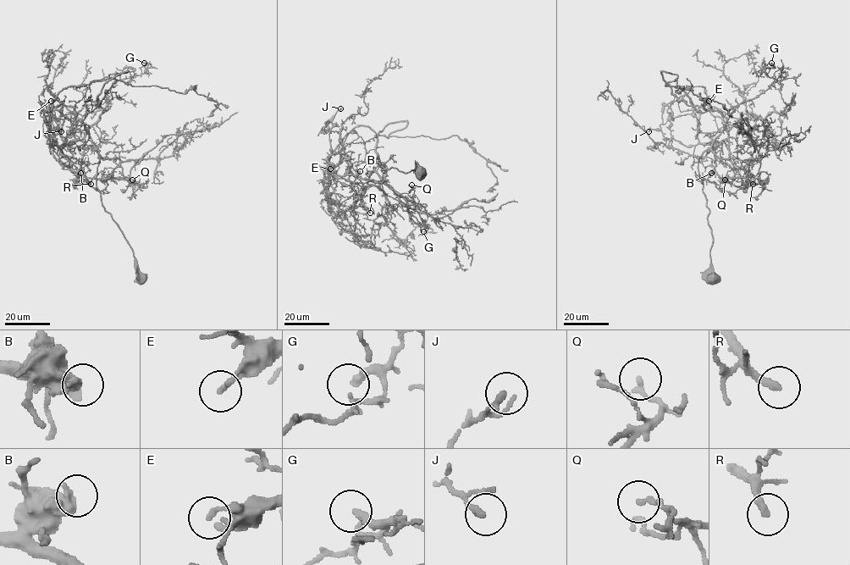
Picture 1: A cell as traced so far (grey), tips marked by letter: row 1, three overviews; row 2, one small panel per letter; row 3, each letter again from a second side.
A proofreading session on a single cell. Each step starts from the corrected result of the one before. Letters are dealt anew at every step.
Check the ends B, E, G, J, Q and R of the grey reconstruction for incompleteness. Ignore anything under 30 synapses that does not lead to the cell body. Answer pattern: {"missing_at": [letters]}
{"missing_at": ["R"]}

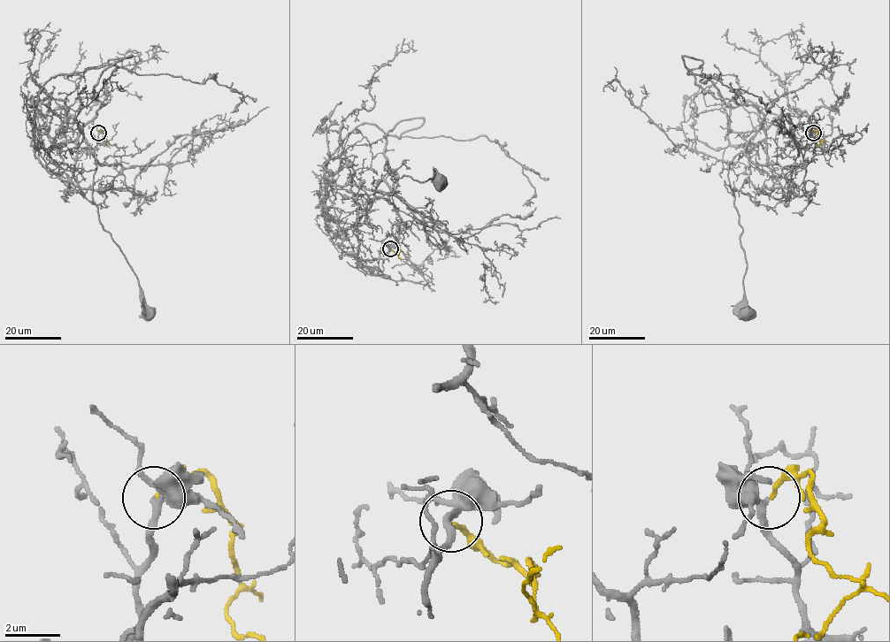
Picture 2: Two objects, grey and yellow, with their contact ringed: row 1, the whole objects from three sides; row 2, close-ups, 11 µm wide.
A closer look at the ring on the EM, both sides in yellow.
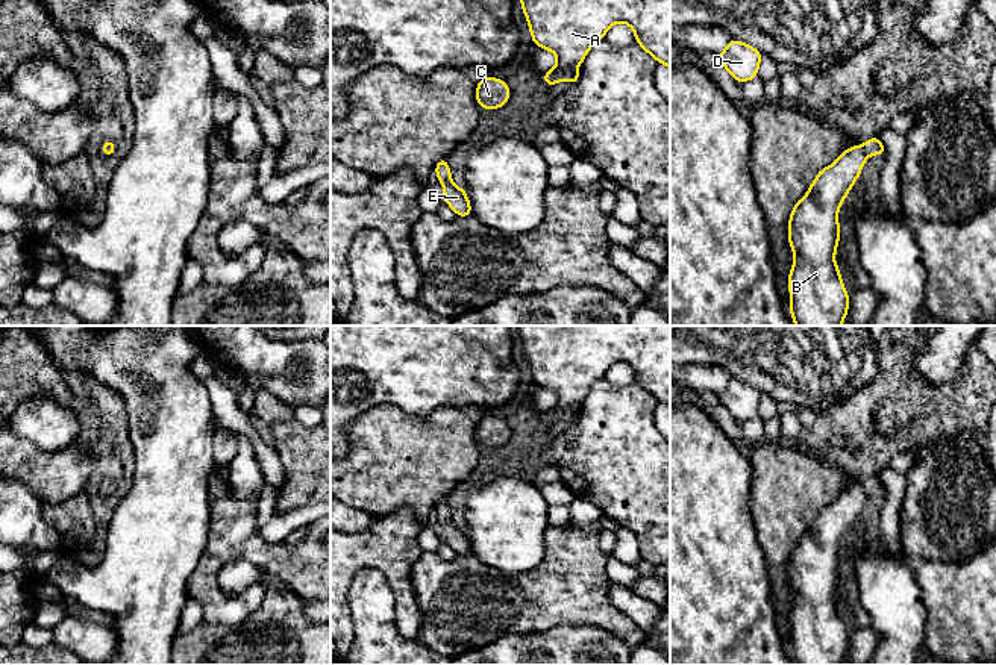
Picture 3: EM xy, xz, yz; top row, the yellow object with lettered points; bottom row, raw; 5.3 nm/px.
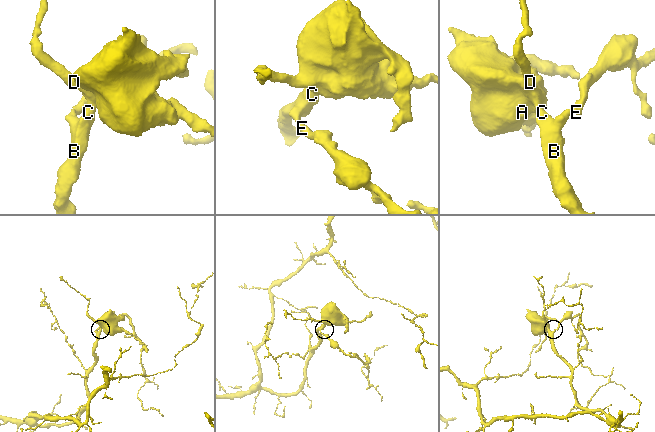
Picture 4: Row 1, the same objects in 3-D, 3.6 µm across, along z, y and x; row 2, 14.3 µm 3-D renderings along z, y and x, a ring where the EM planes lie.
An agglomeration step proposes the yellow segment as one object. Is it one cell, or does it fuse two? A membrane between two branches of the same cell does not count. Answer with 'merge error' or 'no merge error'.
no merge error

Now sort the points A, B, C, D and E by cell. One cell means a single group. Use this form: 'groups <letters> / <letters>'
groups A B C D E

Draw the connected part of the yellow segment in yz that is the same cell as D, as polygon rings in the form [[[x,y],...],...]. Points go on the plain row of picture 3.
[[[732,377],[717,398],[735,421],[744,423],[758,415],[761,394],[763,392],[752,385]]]

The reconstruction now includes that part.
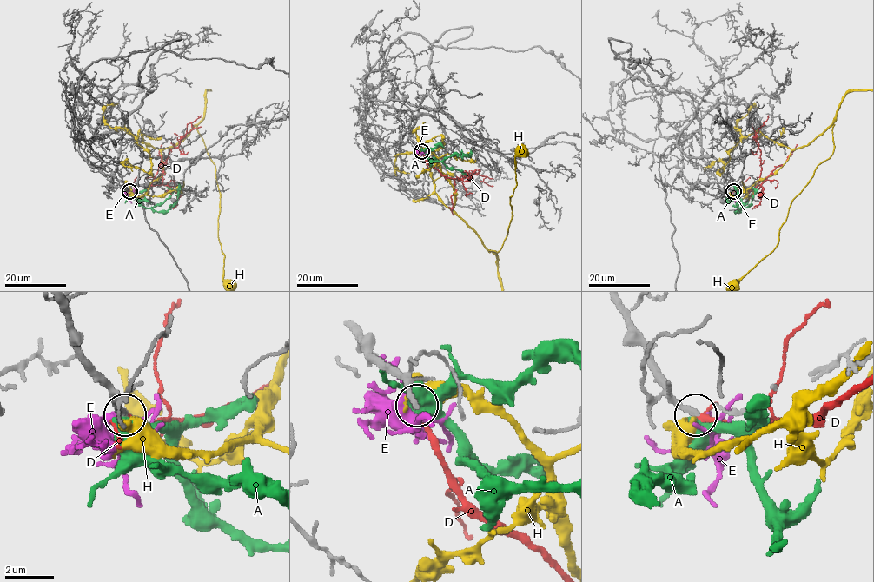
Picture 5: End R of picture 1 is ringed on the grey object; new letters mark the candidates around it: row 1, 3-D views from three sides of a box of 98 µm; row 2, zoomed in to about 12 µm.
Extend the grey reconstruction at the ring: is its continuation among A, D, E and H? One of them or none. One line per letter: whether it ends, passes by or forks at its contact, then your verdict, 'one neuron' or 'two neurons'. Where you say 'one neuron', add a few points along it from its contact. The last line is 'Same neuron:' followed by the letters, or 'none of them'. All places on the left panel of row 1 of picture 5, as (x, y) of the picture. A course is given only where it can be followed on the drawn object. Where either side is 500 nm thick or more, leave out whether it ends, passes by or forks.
A: two neurons
D: it passes by; one neuron
E: it passes by; two neurons
H: it passes by; two neurons
Same neuron: D

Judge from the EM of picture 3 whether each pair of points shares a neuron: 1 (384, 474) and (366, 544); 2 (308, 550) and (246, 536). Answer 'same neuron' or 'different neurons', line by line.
1: different neurons
2: same neuron

